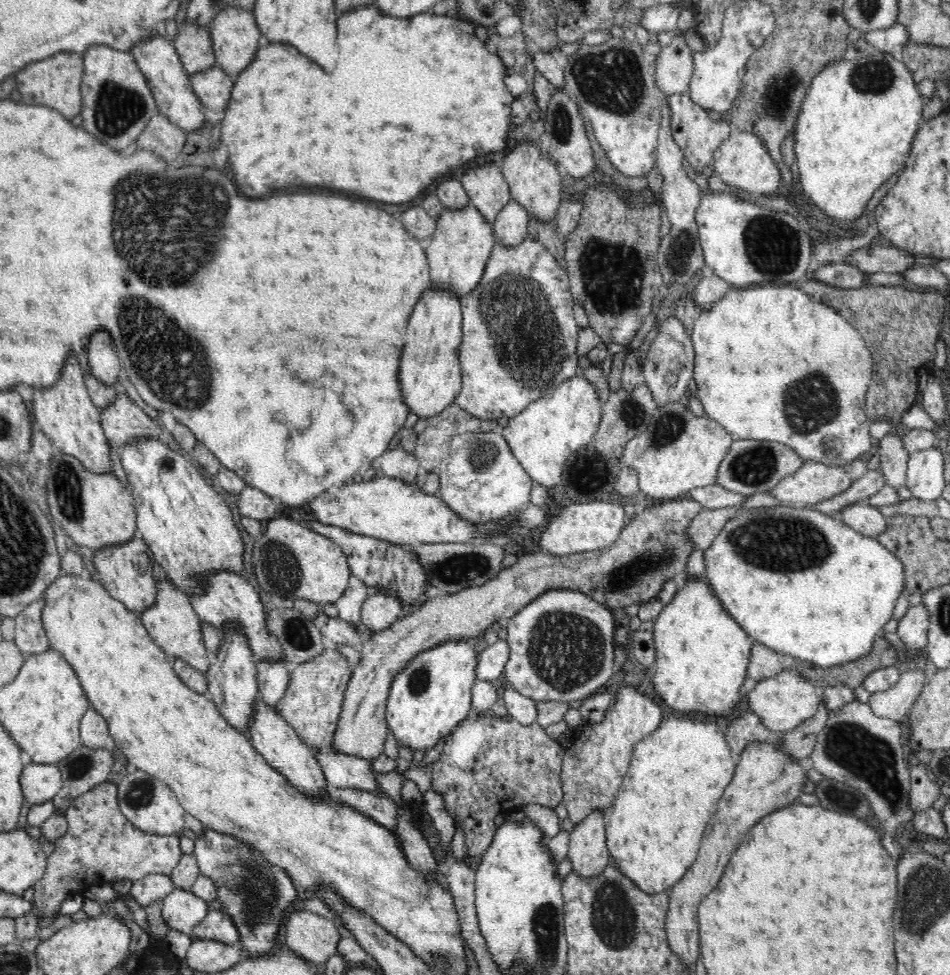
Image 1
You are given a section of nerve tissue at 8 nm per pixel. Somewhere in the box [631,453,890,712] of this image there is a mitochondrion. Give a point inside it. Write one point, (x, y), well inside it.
(775, 542)

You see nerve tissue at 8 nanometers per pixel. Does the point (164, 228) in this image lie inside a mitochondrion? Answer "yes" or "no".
yes

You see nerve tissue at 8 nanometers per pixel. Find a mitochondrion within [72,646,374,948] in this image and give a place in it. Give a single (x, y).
(256, 892)

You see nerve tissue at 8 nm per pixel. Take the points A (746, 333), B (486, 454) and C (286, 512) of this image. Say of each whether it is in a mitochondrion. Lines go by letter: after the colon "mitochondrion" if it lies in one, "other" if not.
A: other
B: mitochondrion
C: other

